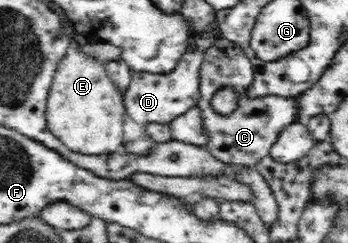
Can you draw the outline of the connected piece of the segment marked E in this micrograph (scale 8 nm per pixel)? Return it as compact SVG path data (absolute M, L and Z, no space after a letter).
M80 36L70 38L70 46L65 57L59 61L51 81L51 87L46 101L46 127L63 145L72 152L85 155L112 154L121 150L123 145L123 117L125 106L123 91L117 89L106 70L106 63L87 55L80 45Z

